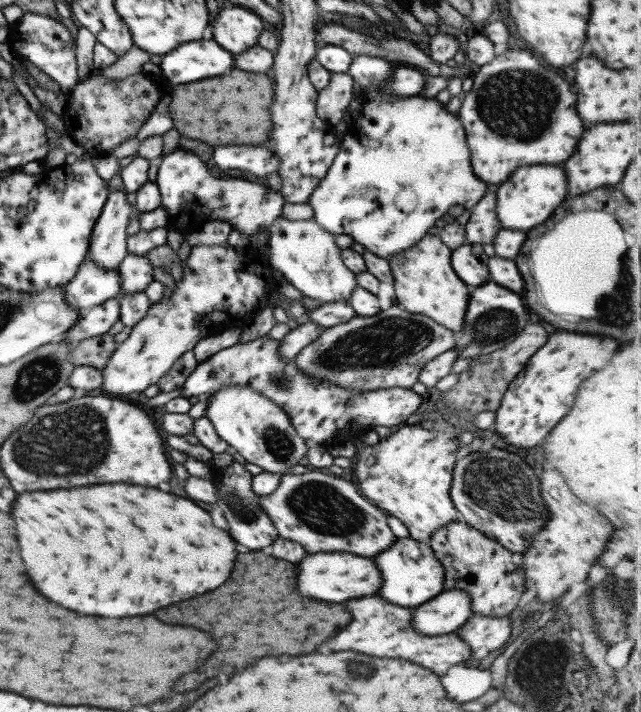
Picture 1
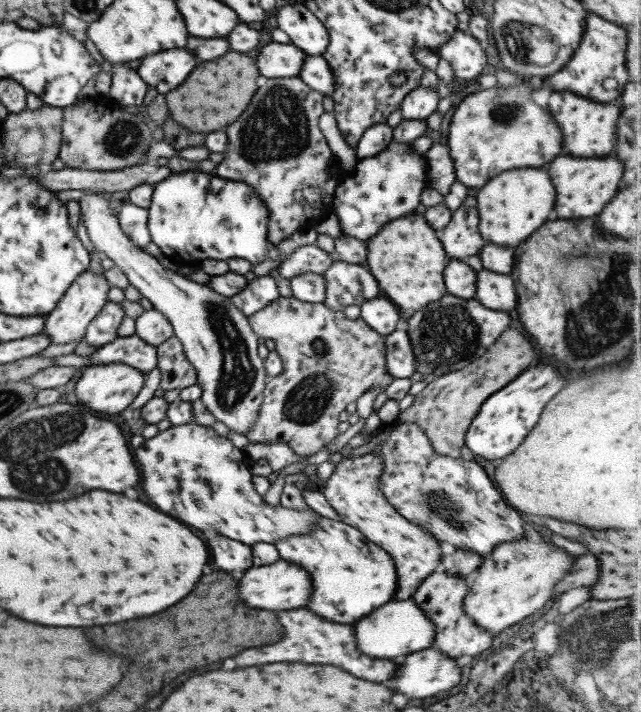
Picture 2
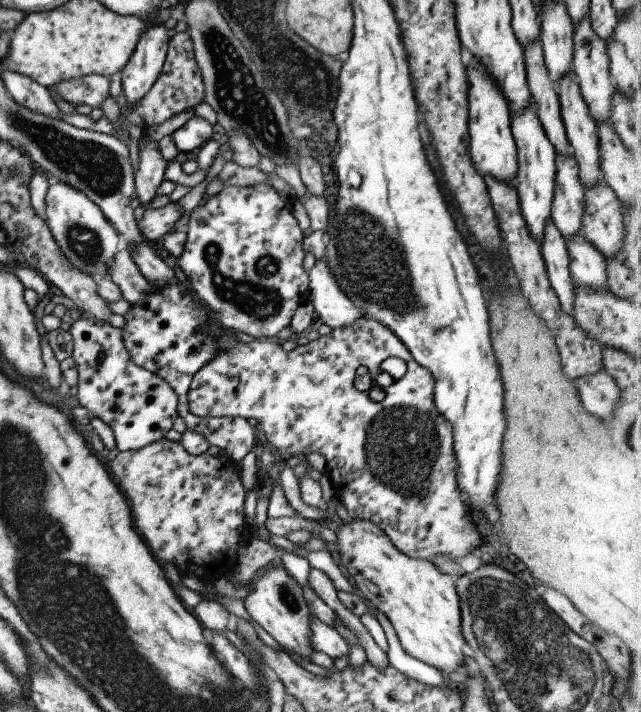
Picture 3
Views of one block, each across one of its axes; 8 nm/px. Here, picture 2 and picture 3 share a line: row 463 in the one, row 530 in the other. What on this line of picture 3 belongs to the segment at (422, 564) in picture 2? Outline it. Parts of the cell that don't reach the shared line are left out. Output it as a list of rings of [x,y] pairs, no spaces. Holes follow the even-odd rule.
[[[351,520],[350,524],[341,522],[335,534],[339,565],[345,567],[349,578],[355,582],[353,586],[366,597],[372,607],[387,617],[405,654],[435,668],[439,673],[449,674],[459,668],[468,658],[468,650],[461,636],[460,602],[454,580],[441,574],[436,563],[401,555],[381,528],[368,521]]]

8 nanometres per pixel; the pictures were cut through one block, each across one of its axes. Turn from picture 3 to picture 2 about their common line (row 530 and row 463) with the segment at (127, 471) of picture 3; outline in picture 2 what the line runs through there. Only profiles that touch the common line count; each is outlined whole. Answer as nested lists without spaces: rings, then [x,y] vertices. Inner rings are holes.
[[[195,423],[171,425],[133,449],[149,502],[159,512],[191,524],[197,533],[213,530],[217,535],[251,546],[256,542],[275,545],[286,536],[313,530],[320,518],[313,509],[294,510],[263,501],[253,490],[249,468],[241,461],[244,455],[241,448],[233,446],[227,437],[219,436],[212,427]]]

